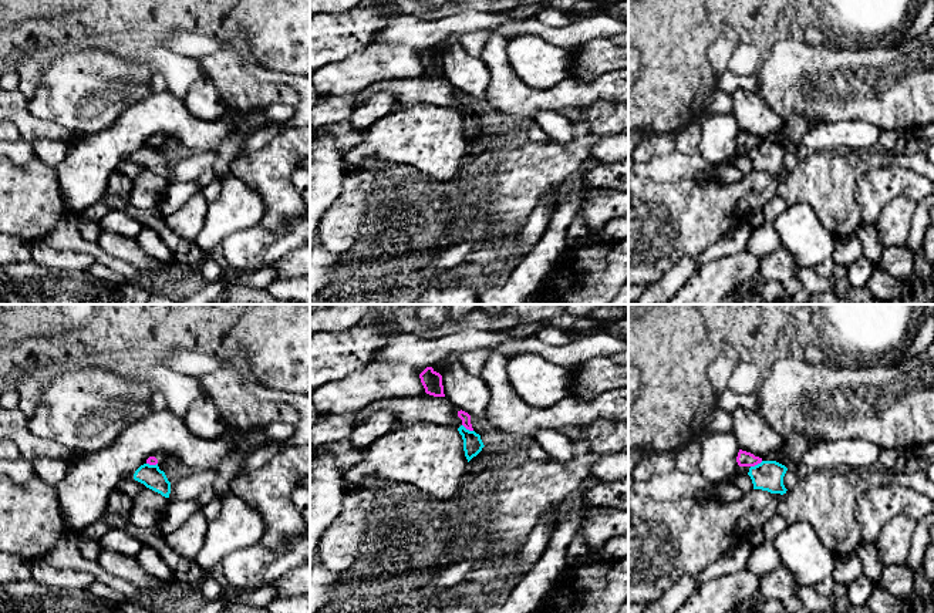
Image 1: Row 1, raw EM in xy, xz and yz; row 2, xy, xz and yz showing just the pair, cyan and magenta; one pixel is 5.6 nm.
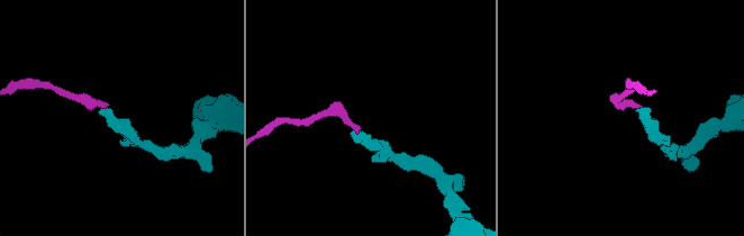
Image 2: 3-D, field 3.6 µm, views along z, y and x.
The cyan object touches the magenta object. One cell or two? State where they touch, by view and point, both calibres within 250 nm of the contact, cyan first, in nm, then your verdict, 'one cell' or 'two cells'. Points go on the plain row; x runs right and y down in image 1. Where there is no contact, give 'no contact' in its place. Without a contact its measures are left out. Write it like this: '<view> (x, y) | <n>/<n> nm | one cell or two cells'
yz (758, 145) | 170/90 nm | two cells

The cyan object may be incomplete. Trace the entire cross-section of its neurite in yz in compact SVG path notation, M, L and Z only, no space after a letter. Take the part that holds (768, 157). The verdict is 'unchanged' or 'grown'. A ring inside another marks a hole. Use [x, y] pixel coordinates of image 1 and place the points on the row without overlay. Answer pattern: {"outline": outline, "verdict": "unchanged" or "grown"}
{"outline": "M762 142L751 148L748 156L752 161L753 171L768 172L771 175L786 175L783 158L788 149L776 142Z", "verdict": "unchanged"}

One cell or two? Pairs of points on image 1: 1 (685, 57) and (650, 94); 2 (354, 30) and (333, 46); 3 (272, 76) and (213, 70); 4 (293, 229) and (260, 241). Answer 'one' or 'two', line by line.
1: one
2: one
3: two
4: one

